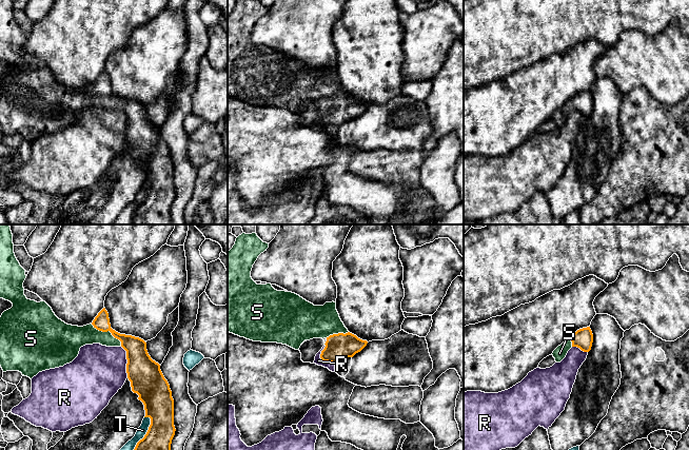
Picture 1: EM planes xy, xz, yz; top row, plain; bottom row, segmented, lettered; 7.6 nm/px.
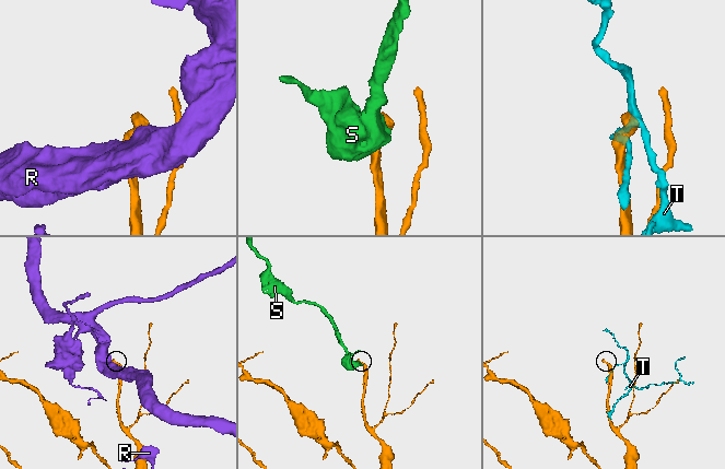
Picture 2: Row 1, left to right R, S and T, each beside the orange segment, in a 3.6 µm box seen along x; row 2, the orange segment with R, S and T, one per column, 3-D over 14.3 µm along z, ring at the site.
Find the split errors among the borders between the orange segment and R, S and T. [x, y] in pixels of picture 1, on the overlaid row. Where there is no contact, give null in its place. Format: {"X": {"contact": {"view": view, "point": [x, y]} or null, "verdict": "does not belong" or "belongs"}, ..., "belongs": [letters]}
{"R": {"contact": {"view": "xy", "point": [128, 362]}, "verdict": "does not belong"}, "S": {"contact": {"view": "xy", "point": [107, 330]}, "verdict": "belongs"}, "T": {"contact": {"view": "xy", "point": [146, 433]}, "verdict": "does not belong"}, "belongs": ["S"]}

